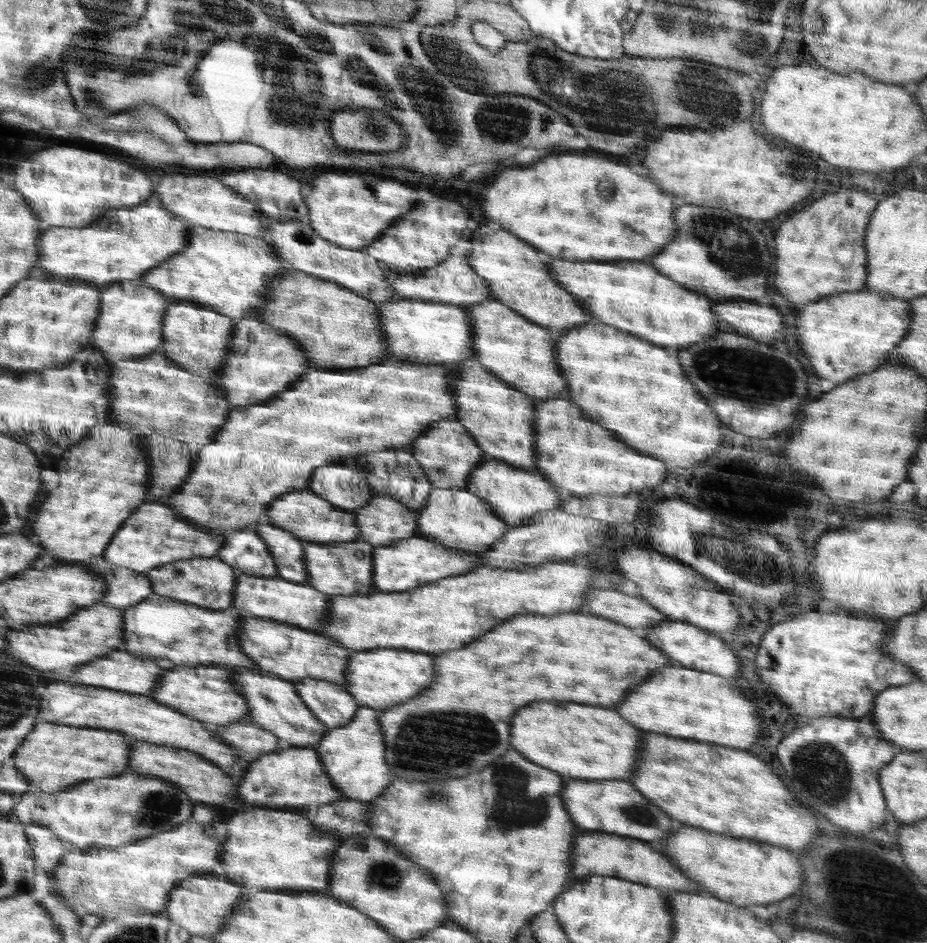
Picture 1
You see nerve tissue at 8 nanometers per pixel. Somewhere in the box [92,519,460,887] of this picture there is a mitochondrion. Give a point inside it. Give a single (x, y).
(157, 808)

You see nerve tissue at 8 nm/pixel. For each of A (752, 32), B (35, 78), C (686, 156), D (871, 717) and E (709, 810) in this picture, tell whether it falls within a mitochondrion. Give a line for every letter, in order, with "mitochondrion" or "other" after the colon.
A: mitochondrion
B: mitochondrion
C: other
D: other
E: other

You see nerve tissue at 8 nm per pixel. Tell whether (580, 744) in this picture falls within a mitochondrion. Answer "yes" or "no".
no

